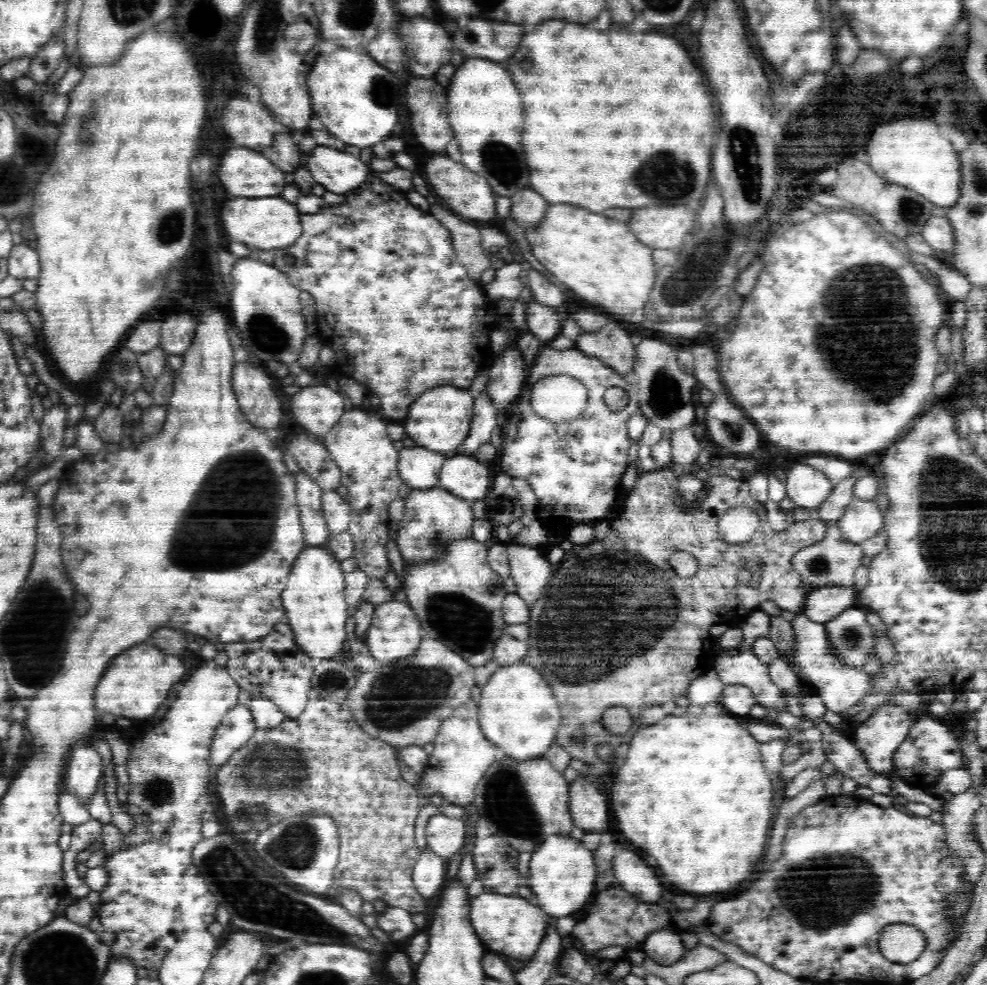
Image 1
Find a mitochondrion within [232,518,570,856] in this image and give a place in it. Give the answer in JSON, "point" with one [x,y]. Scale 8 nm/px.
{"point":[399,697]}

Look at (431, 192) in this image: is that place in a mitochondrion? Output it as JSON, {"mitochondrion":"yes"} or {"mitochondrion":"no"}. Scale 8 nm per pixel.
{"mitochondrion":"no"}

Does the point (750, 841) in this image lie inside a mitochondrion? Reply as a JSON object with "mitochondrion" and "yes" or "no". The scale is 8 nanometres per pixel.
{"mitochondrion":"no"}

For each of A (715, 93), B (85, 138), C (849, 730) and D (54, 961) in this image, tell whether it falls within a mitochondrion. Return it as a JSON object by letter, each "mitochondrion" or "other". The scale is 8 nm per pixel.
{"A":"other","B":"mitochondrion","C":"other","D":"mitochondrion"}

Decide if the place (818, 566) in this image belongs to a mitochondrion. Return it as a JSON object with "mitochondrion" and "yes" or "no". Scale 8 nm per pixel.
{"mitochondrion":"yes"}

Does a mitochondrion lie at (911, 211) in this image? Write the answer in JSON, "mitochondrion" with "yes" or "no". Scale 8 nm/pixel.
{"mitochondrion":"yes"}

